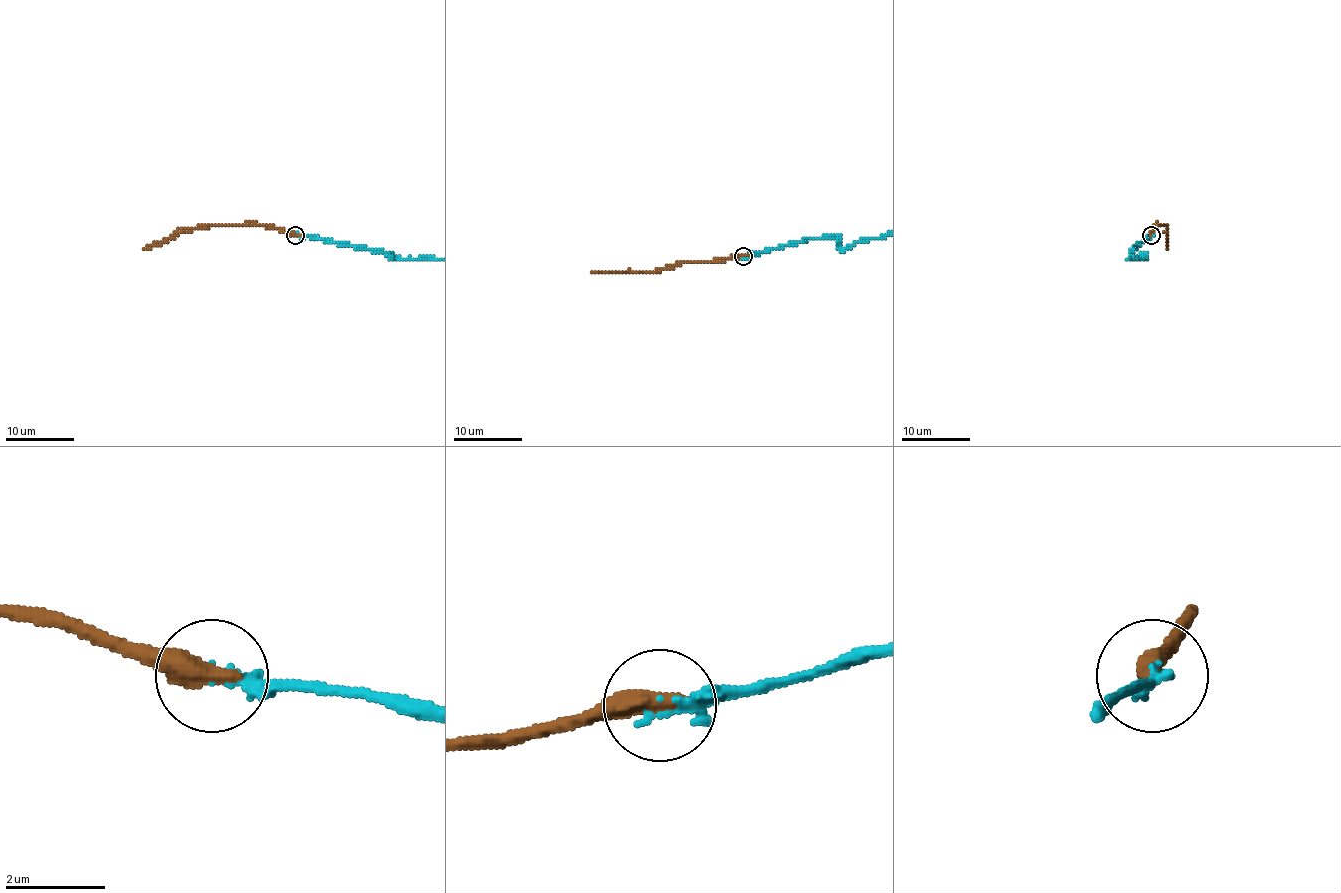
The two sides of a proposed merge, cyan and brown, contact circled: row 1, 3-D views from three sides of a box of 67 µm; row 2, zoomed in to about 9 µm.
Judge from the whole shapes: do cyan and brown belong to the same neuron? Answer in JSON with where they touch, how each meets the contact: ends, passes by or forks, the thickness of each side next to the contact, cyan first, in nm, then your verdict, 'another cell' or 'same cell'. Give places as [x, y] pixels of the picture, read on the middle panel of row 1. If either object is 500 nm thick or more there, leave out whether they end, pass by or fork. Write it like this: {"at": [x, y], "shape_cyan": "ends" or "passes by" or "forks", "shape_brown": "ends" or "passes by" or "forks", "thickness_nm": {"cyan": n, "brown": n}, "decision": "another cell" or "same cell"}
{"at": [743, 256], "thickness_nm": {"cyan": 200, "brown": 500}, "decision": "same cell"}

